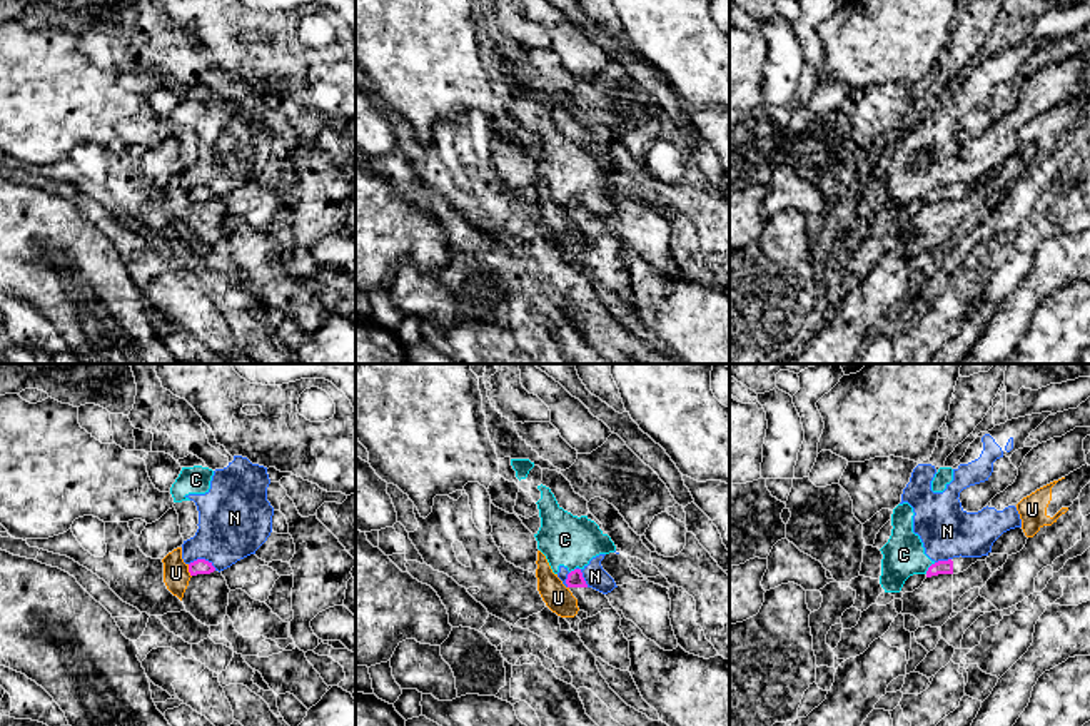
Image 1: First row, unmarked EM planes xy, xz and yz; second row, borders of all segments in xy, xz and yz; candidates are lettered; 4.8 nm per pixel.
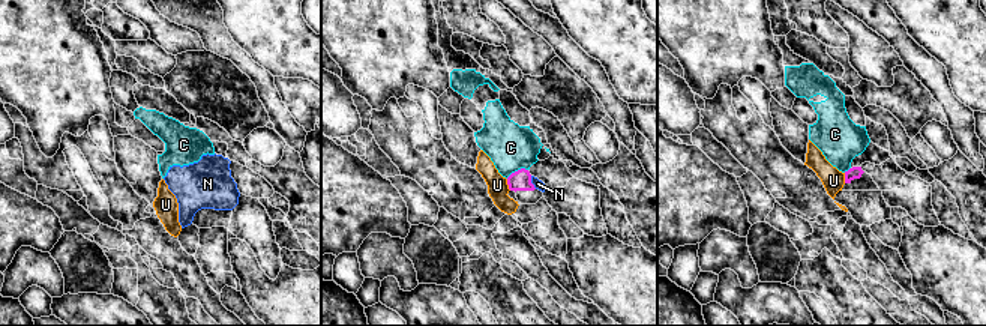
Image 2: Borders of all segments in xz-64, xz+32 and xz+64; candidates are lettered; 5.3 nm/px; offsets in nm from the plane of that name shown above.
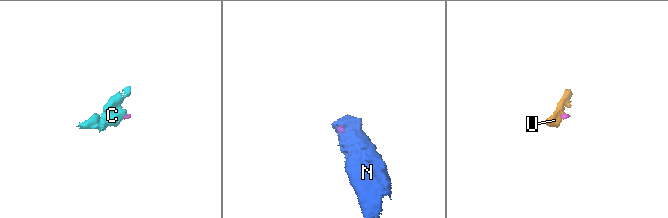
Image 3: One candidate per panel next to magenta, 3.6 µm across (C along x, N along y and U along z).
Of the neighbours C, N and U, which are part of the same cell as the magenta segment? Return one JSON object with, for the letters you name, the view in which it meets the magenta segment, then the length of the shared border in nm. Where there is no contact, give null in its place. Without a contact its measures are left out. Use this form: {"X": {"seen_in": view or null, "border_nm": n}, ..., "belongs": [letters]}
{"belongs": []}

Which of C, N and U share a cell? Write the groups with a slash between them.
C N / U

